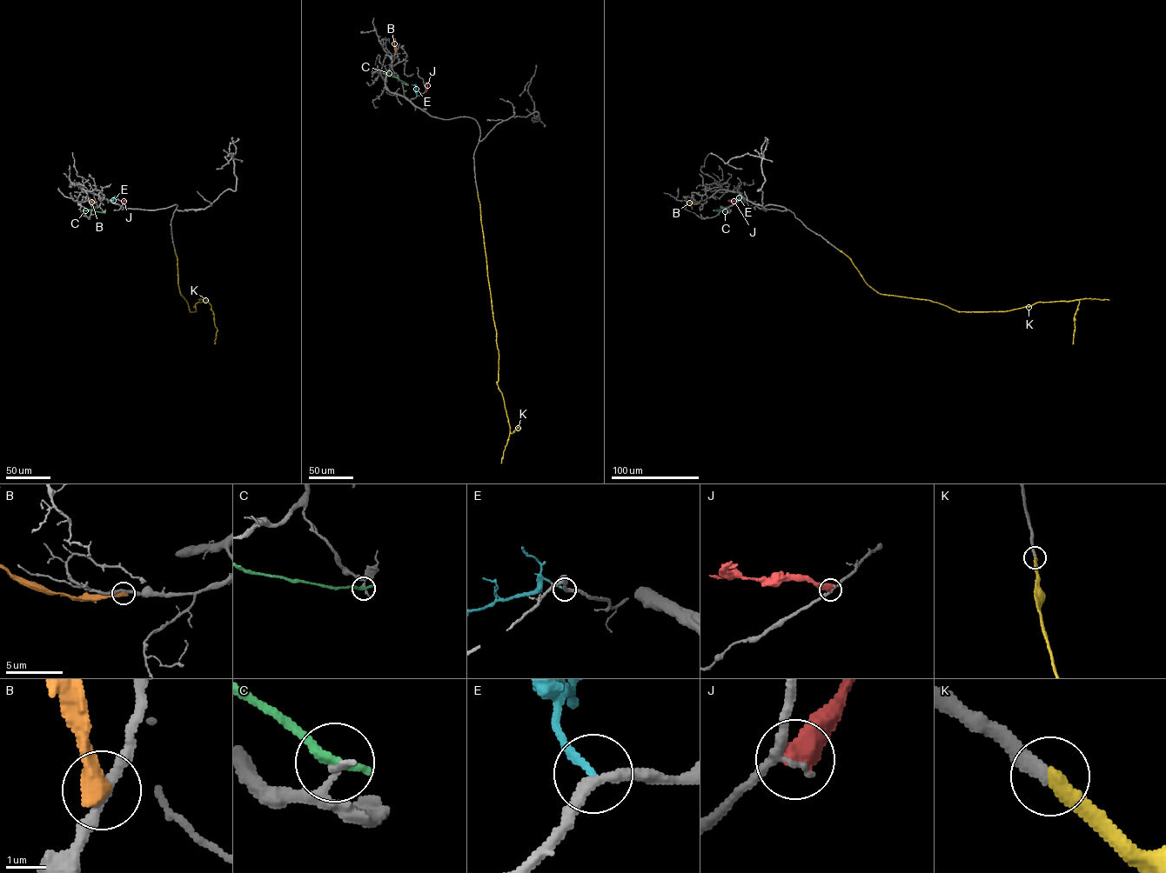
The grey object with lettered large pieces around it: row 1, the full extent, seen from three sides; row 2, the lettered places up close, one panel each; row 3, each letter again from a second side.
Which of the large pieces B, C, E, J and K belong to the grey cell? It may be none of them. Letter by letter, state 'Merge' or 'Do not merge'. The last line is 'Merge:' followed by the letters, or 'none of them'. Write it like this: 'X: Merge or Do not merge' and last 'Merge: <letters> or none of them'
B: Do not merge
C: Do not merge
E: Do not merge
J: Do not merge
K: Merge
Merge: K

